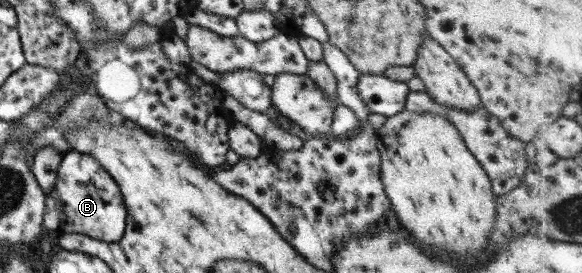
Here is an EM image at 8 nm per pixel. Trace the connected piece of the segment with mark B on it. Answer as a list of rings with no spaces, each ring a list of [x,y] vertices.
[[[74,150],[62,154],[53,186],[44,196],[41,225],[56,238],[74,233],[110,243],[124,233],[126,210],[117,183],[89,155]]]

